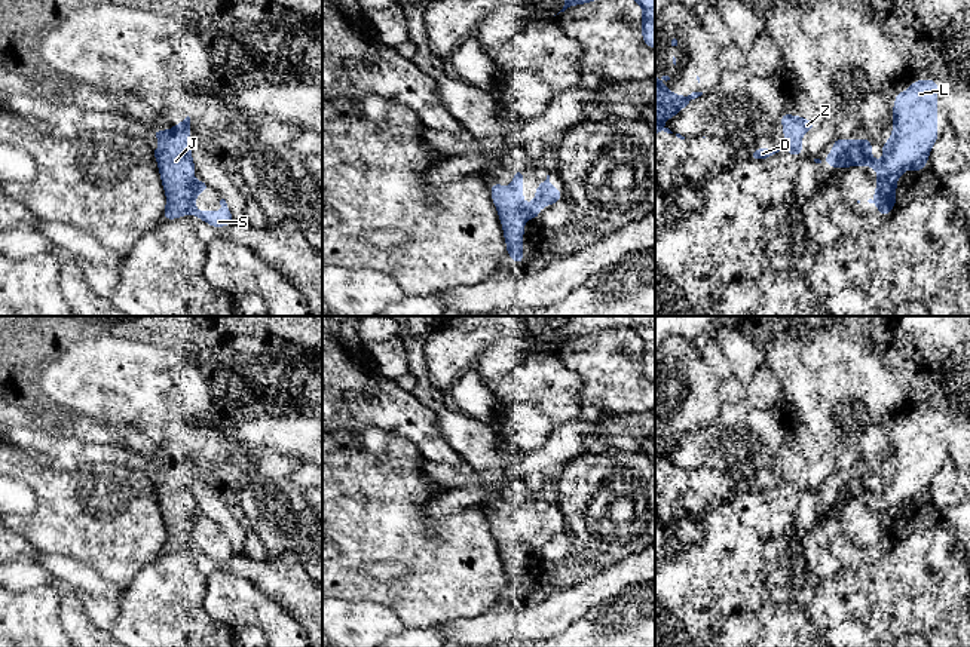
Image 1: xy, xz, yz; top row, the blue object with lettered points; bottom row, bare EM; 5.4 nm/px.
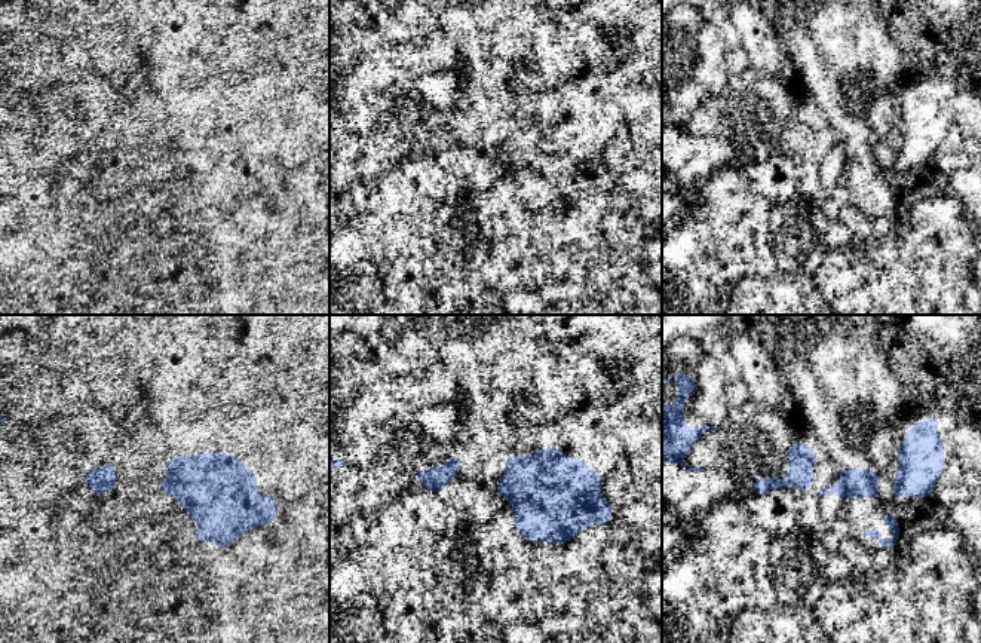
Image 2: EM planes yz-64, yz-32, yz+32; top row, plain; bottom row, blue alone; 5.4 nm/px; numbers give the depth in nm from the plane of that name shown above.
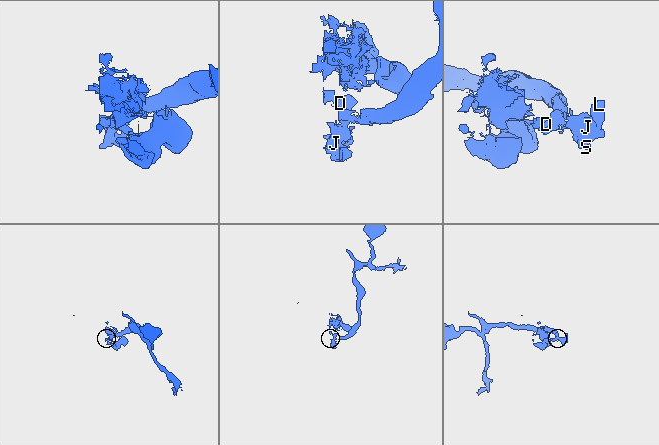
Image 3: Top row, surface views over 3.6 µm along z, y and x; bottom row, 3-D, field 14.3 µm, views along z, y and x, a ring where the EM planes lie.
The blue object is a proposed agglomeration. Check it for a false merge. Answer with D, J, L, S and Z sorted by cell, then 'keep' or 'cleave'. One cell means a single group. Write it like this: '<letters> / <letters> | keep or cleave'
D J L S Z | keep

